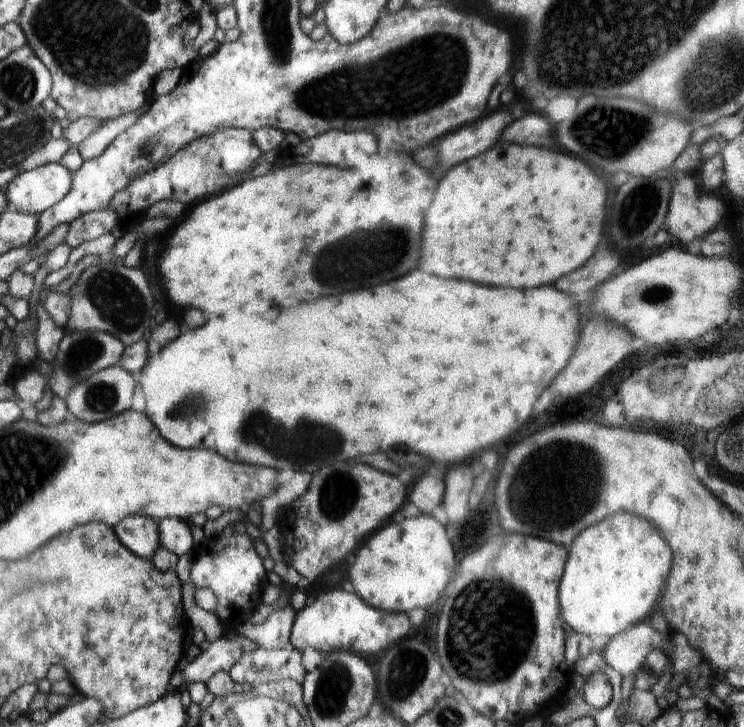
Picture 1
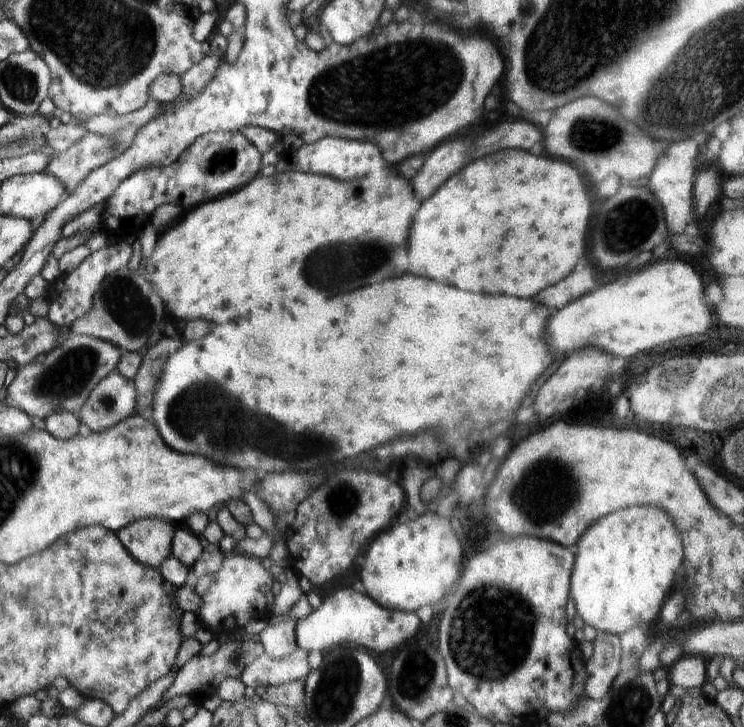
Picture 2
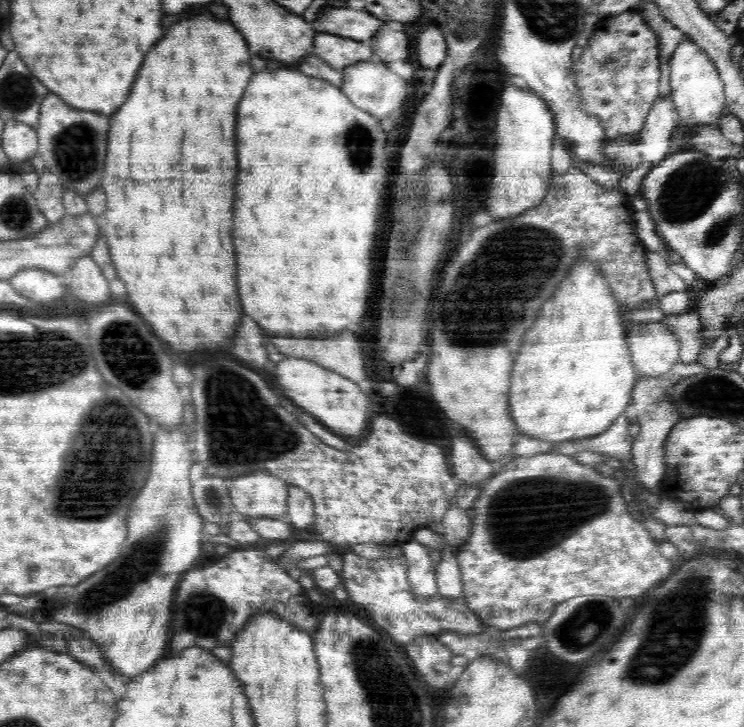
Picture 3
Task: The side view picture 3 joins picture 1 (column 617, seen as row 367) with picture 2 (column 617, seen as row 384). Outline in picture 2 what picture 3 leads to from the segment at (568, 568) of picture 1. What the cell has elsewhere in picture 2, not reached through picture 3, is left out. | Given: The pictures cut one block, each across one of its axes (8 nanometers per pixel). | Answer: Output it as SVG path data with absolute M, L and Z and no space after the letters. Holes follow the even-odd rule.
M632 506L632 508L622 508L622 510L616 510L612 514L607 514L596 521L596 524L592 524L590 528L587 528L580 540L577 542L577 553L575 554L575 563L573 566L573 573L571 574L571 597L574 597L577 606L577 613L579 613L585 624L592 625L598 631L604 631L614 634L622 634L622 632L640 628L644 632L658 626L658 616L660 615L660 608L676 580L676 574L678 570L682 568L682 540L680 540L680 530L676 528L674 520L660 508L650 508L650 506Z

